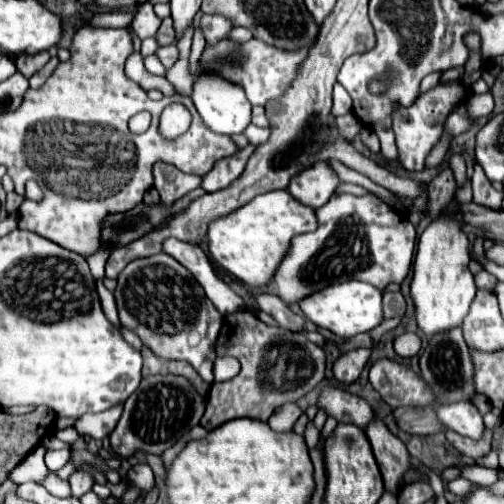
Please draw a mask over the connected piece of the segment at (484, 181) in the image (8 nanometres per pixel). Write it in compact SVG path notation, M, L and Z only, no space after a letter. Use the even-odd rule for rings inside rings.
M475 165L473 177L471 177L471 187L473 187L473 203L489 207L489 209L501 209L501 201L503 201L503 193L495 191L489 183L489 179L485 177L483 169L479 165Z

